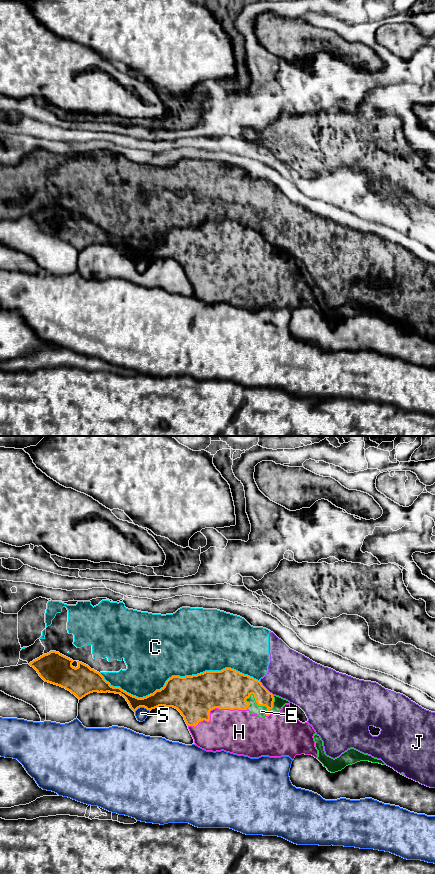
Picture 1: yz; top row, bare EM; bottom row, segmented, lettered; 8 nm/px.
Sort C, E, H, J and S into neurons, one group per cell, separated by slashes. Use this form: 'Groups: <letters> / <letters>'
Groups: C J / E H / S

